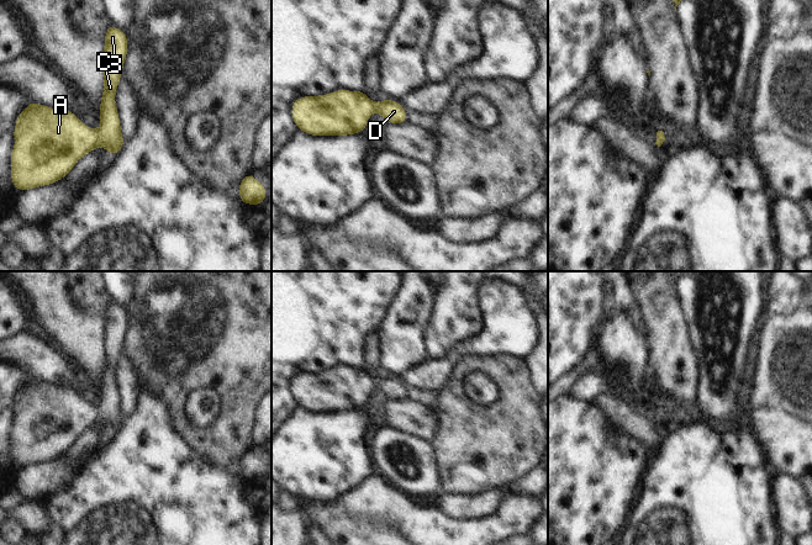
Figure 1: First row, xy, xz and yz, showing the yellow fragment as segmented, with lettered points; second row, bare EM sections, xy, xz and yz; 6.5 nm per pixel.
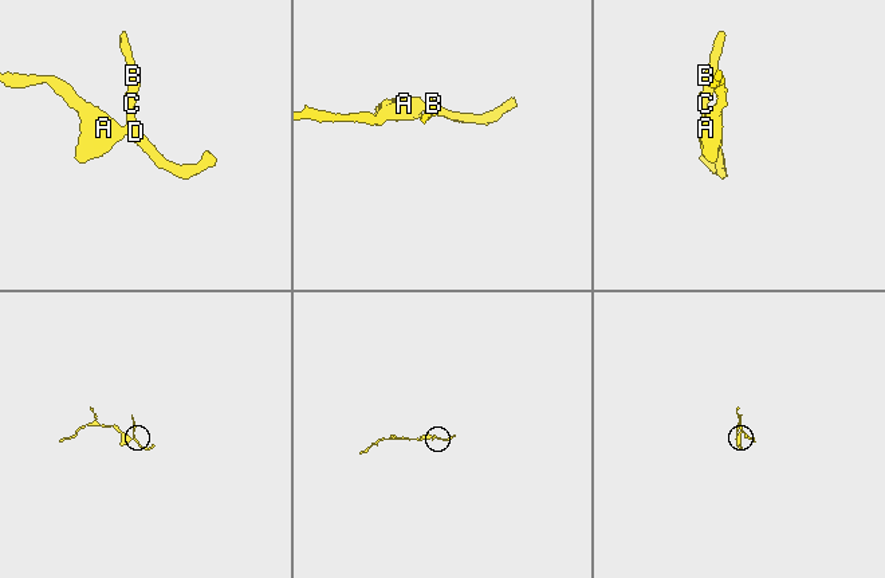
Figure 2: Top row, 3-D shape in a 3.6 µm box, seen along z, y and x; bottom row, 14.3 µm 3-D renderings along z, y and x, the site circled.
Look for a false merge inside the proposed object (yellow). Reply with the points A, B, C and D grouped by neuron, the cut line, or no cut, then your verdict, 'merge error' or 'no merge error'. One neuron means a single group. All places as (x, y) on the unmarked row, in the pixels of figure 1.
groups A B C D; cut none; no merge error

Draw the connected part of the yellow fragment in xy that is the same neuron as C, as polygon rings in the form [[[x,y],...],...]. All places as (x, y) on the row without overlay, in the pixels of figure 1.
[[[110,301],[105,311],[105,365],[97,408],[70,387],[32,377],[17,392],[14,407],[16,419],[11,428],[11,456],[20,469],[63,455],[83,432],[99,422],[114,432],[121,427],[125,416],[121,412],[115,367],[126,332],[127,311]]]

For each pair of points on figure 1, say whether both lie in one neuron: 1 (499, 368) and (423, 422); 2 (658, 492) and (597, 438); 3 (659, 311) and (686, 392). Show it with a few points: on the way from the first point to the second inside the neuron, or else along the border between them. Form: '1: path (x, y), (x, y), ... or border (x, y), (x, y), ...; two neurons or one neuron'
1: border (431, 407), (437, 418), (437, 432), (430, 442); two neurons
2: border (648, 459), (643, 471); two neurons
3: path (666, 331), (671, 359), (678, 372); one neuron

